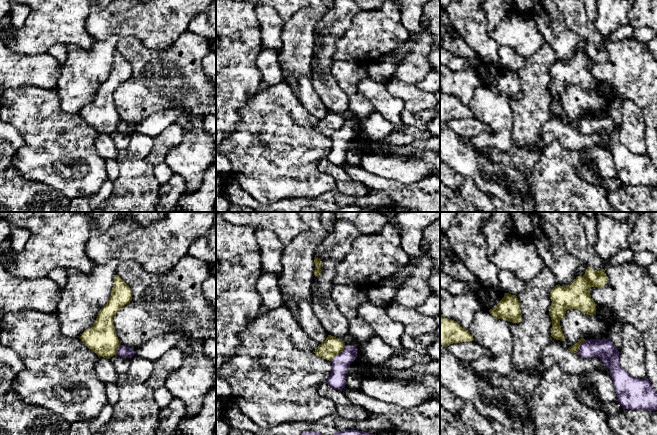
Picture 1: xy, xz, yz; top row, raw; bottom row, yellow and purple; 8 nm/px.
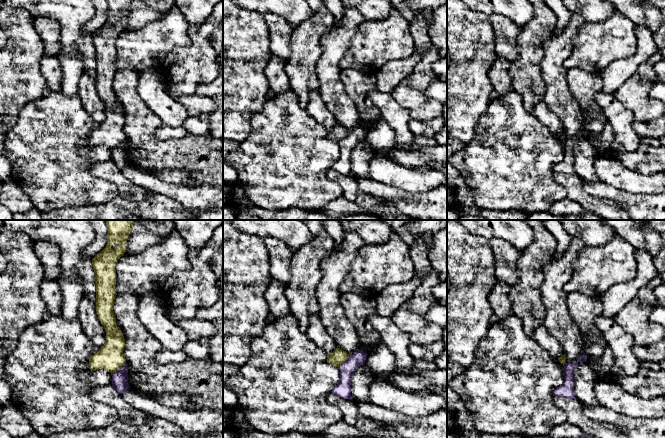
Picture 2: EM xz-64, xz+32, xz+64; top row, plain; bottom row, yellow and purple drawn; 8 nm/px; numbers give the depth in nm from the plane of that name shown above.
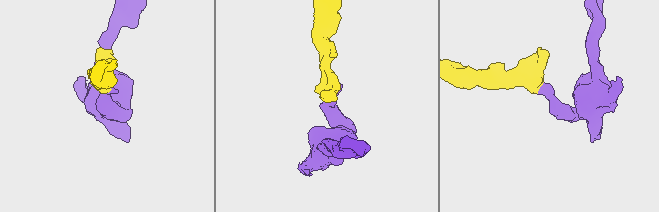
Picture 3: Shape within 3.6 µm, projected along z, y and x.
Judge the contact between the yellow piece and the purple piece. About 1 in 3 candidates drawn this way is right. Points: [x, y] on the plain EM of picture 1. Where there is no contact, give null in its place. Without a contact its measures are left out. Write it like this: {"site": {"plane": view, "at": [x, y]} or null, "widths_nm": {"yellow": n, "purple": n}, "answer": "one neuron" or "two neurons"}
{"site": {"plane": "xz", "at": [338, 129]}, "widths_nm": {"yellow": 160, "purple": 140}, "answer": "two neurons"}

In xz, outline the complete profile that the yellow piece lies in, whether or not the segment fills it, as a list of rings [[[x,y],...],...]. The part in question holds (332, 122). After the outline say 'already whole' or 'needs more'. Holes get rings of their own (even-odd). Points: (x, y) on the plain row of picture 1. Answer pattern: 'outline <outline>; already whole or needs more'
outline [[[328,111],[326,116],[319,120],[317,125],[315,126],[315,130],[331,137],[335,132],[340,130],[345,123],[345,119],[331,111]]]; already whole

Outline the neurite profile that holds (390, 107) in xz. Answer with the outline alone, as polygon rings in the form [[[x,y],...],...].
[[[367,75],[358,83],[360,93],[372,103],[376,112],[379,112],[393,125],[392,132],[400,132],[404,128],[401,113],[405,109],[404,102],[392,96],[385,83],[376,82]]]

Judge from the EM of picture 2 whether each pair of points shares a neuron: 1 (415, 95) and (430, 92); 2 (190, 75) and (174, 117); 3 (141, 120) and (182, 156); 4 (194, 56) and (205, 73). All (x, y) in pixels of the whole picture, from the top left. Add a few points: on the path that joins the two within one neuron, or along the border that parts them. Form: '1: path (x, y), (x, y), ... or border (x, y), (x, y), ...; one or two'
1: border (423, 90), (427, 97), (431, 97), (436, 101); two
2: border (164, 84), (167, 92), (173, 97); two
3: path (143, 133), (165, 155), (169, 155); one
4: path (195, 60), (204, 69); one

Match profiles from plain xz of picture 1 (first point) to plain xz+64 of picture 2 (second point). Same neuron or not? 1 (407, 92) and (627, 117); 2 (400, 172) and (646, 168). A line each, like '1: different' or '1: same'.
1: different
2: different

